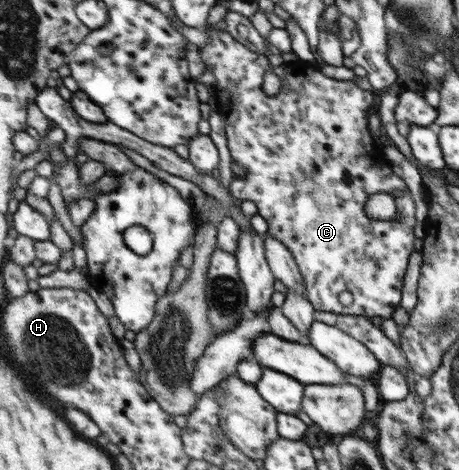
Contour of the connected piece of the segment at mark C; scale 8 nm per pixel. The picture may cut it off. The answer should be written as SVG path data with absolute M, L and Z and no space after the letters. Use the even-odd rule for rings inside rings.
M221 26L214 28L205 28L208 41L204 47L196 48L199 57L204 65L207 65L207 69L214 76L213 96L215 99L215 111L224 118L224 132L227 139L227 148L231 161L243 167L244 174L242 176L233 176L230 183L228 183L229 193L240 201L252 201L256 206L256 215L260 215L266 222L266 234L275 236L280 240L280 243L284 244L284 247L288 248L291 252L292 259L296 263L296 267L299 268L301 276L303 277L303 286L305 287L305 297L312 304L312 307L316 311L325 311L328 313L335 313L338 315L358 315L365 318L381 317L382 319L388 319L396 307L396 303L400 301L400 287L402 287L402 275L406 271L406 263L408 263L408 255L414 251L412 249L412 225L414 225L414 207L412 207L412 196L408 191L406 184L398 177L391 168L391 165L384 165L382 163L382 153L380 149L376 147L376 143L370 139L368 135L368 129L366 129L366 111L372 103L372 95L368 93L368 90L362 91L358 89L352 80L338 81L324 77L321 73L318 73L316 67L312 65L302 65L302 71L298 69L288 69L288 66L284 63L278 66L270 66L264 54L256 54L244 46L242 46L238 40L236 40L230 33L222 29ZM270 69L280 82L278 93L273 96L266 96L262 92L262 75L266 73L266 70ZM370 194L388 194L393 196L395 203L395 215L387 221L377 221L374 219L368 219L364 213L364 204ZM340 293L350 293L352 302L349 305L342 305L338 301L338 295Z

